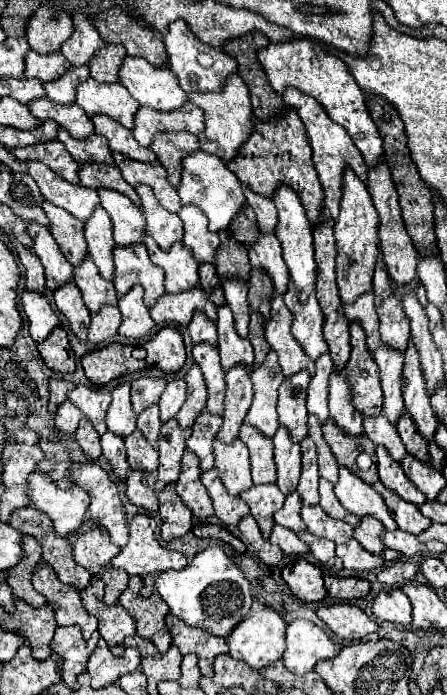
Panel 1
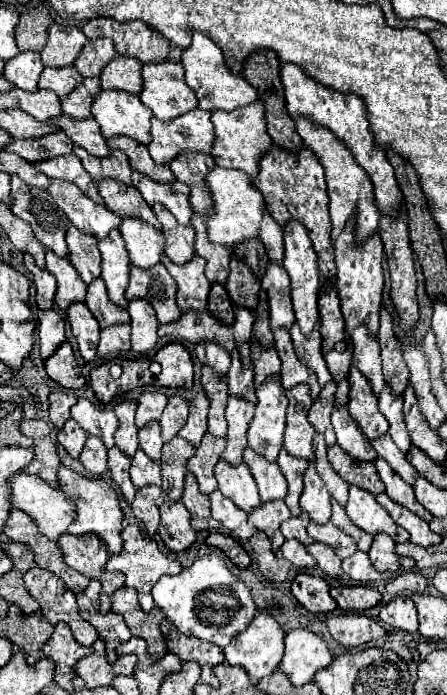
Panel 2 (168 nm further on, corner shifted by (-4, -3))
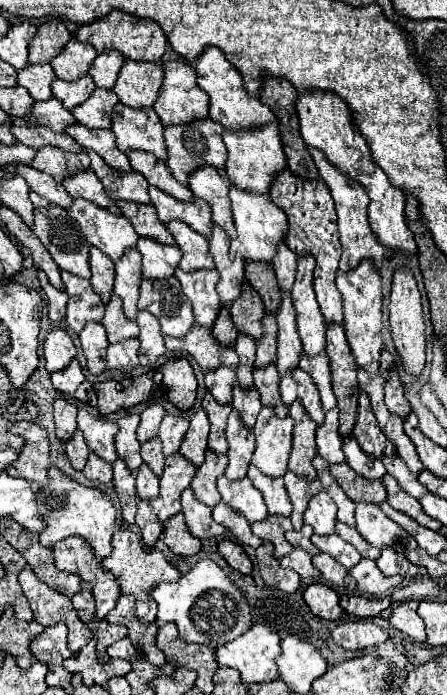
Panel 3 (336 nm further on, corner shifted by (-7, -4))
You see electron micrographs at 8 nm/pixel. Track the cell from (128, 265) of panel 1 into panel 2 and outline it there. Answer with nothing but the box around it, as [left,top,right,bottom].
[126,264,182,324]

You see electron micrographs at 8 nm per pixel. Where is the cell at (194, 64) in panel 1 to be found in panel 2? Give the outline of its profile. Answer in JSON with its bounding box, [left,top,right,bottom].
[182,32,258,112]

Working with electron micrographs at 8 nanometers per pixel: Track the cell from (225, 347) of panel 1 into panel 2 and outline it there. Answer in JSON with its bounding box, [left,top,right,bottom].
[228,350,256,404]

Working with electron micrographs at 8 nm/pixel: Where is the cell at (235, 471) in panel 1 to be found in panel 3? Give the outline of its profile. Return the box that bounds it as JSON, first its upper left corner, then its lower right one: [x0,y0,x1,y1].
[217,475,269,523]

